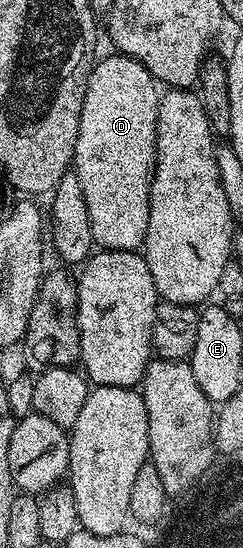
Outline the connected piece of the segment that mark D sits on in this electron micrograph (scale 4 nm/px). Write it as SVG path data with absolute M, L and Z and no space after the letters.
M112 55L105 56L102 60L100 57L89 75L83 110L79 118L79 138L75 142L71 168L79 178L83 199L87 202L87 215L91 218L94 245L110 252L131 252L144 245L147 234L153 168L157 165L159 84L135 58Z

